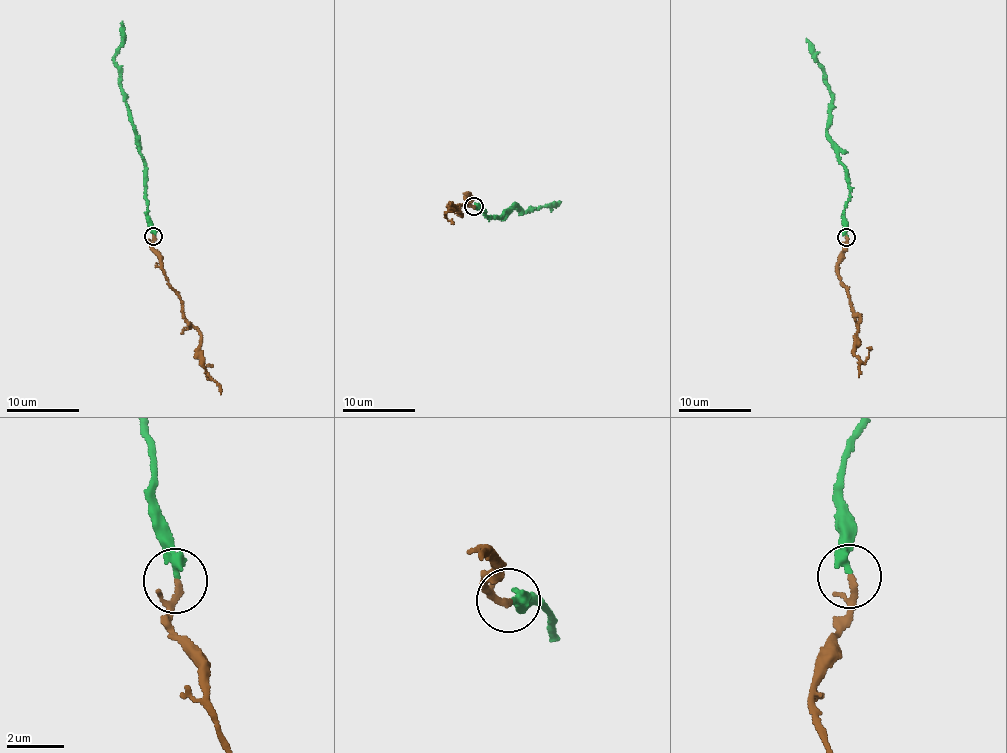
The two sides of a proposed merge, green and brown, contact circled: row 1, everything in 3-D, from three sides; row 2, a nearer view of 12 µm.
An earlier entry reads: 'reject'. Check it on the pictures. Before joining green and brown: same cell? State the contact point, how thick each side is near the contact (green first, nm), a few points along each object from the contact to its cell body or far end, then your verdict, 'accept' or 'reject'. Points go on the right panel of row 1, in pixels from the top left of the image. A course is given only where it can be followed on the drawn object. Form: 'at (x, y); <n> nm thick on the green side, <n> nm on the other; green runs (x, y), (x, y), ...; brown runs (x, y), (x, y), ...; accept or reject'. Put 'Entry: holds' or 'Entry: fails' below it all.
at (846, 237); 340 nm thick on the green side, 160 nm on the other; green runs (846, 236), (848, 170), (828, 137), (831, 92), (806, 38); brown runs (846, 238), (846, 250), (839, 261), (838, 270), (851, 309), (860, 318), (854, 354), (859, 360), (859, 377); accept
Entry: fails

